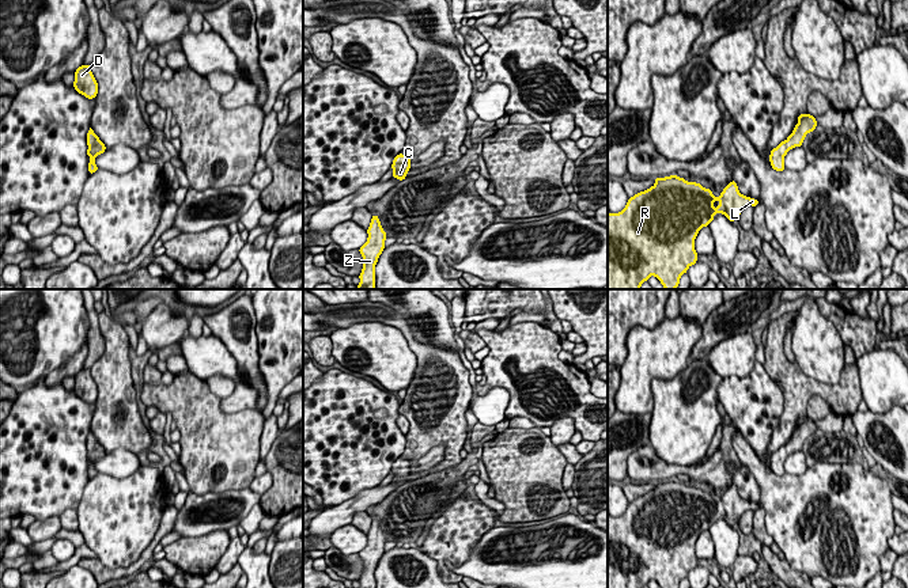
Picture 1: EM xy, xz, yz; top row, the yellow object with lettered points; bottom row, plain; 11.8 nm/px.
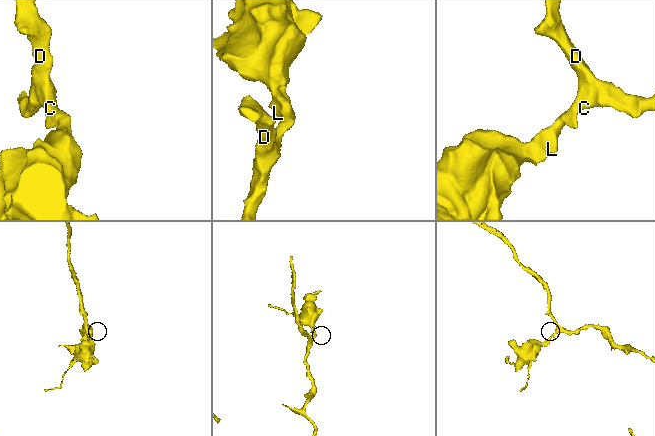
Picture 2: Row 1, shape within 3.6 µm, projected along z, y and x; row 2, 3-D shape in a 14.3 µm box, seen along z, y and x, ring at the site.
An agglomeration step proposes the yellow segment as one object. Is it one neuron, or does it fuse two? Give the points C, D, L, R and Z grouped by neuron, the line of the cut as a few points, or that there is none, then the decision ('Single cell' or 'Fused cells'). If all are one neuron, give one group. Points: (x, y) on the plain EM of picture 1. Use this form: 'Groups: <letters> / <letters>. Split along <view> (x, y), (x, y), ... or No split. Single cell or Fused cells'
Groups: C D L R Z. No split. Single cell

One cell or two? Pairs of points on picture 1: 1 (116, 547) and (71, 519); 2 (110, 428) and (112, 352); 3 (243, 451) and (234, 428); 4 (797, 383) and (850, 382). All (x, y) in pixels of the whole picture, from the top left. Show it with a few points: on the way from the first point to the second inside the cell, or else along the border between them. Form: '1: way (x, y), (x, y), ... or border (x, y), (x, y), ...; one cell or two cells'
1: border (75, 511), (79, 530); two cells
2: way (112, 409), (112, 371); one cell
3: way (238, 446), (234, 442), (234, 433); one cell
4: way (810, 387), (836, 390); one cell

